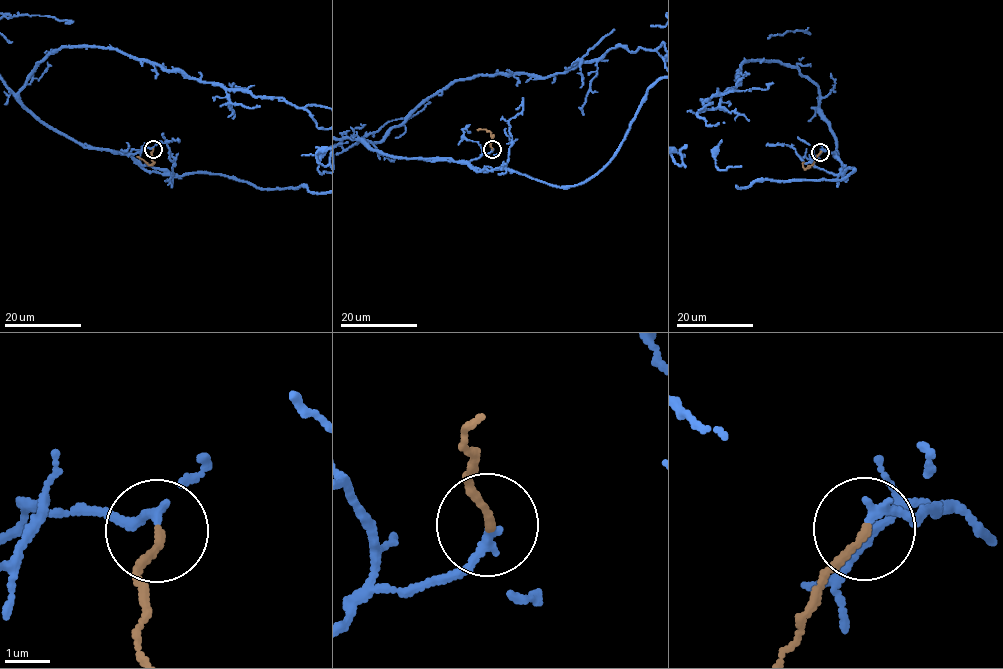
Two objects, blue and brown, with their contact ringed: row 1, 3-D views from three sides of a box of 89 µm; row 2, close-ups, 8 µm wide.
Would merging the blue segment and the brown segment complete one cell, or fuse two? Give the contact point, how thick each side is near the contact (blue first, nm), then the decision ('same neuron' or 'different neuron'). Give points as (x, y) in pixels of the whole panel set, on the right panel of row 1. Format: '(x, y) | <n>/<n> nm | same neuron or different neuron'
(820, 152) | 200/180 nm | same neuron

